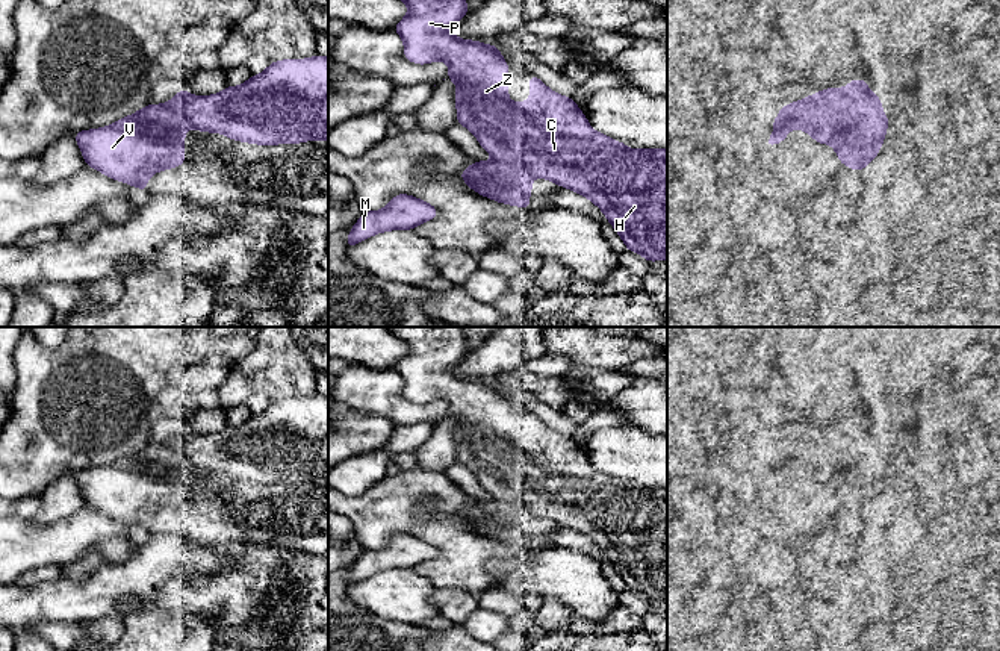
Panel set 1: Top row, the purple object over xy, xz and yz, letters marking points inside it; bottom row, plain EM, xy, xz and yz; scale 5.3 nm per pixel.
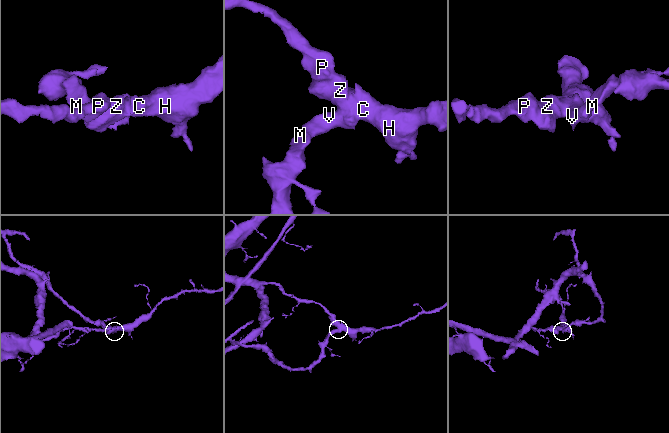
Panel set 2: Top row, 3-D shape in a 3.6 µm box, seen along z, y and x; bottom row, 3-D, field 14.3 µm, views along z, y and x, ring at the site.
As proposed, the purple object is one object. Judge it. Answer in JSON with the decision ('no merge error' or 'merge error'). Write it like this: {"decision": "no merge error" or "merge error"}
{"decision": "merge error"}

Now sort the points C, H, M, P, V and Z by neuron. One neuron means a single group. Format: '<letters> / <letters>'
C H P Z / M V

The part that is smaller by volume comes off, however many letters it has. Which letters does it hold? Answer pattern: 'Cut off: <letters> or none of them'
Cut off: M, V

